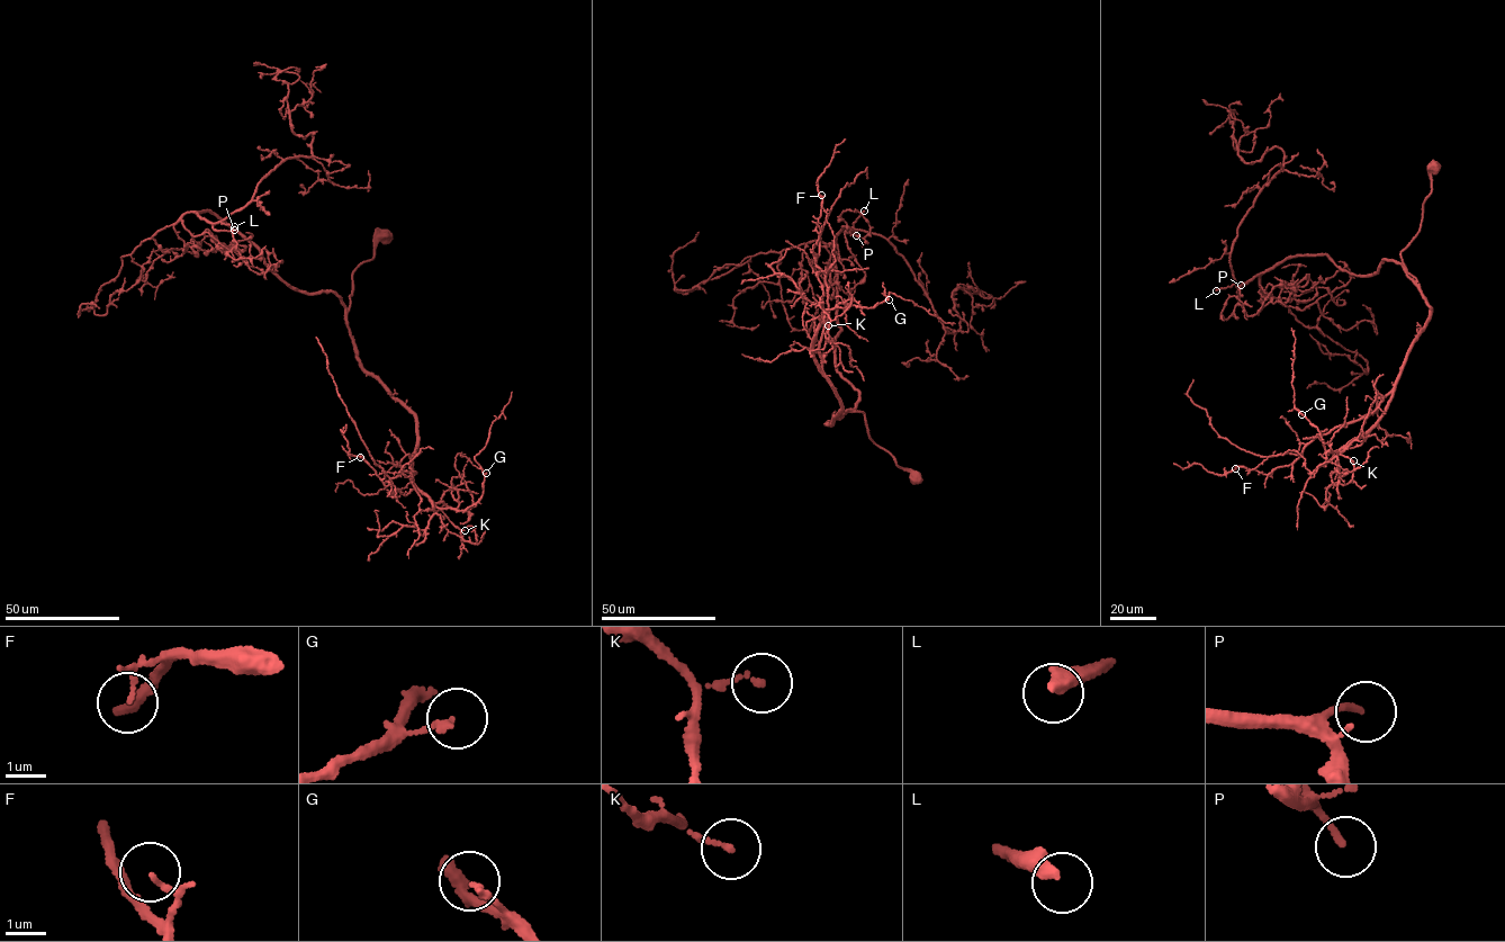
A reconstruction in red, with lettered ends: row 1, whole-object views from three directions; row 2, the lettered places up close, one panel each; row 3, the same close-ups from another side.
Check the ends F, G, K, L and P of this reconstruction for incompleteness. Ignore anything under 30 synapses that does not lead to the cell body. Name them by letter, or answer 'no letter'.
L, P

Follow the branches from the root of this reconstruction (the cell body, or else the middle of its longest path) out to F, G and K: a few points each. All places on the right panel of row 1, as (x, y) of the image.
F: (1434, 166), (1420, 230), (1400, 252), (1431, 314), (1396, 385), (1376, 410), (1315, 437), (1270, 475), (1235, 468)
G: (1434, 166), (1420, 230), (1400, 252), (1431, 314), (1386, 411), (1339, 452), (1326, 452), (1301, 414)
K: (1434, 166), (1420, 230), (1400, 252), (1406, 275), (1431, 314), (1407, 352), (1385, 413), (1340, 454), (1353, 460)

